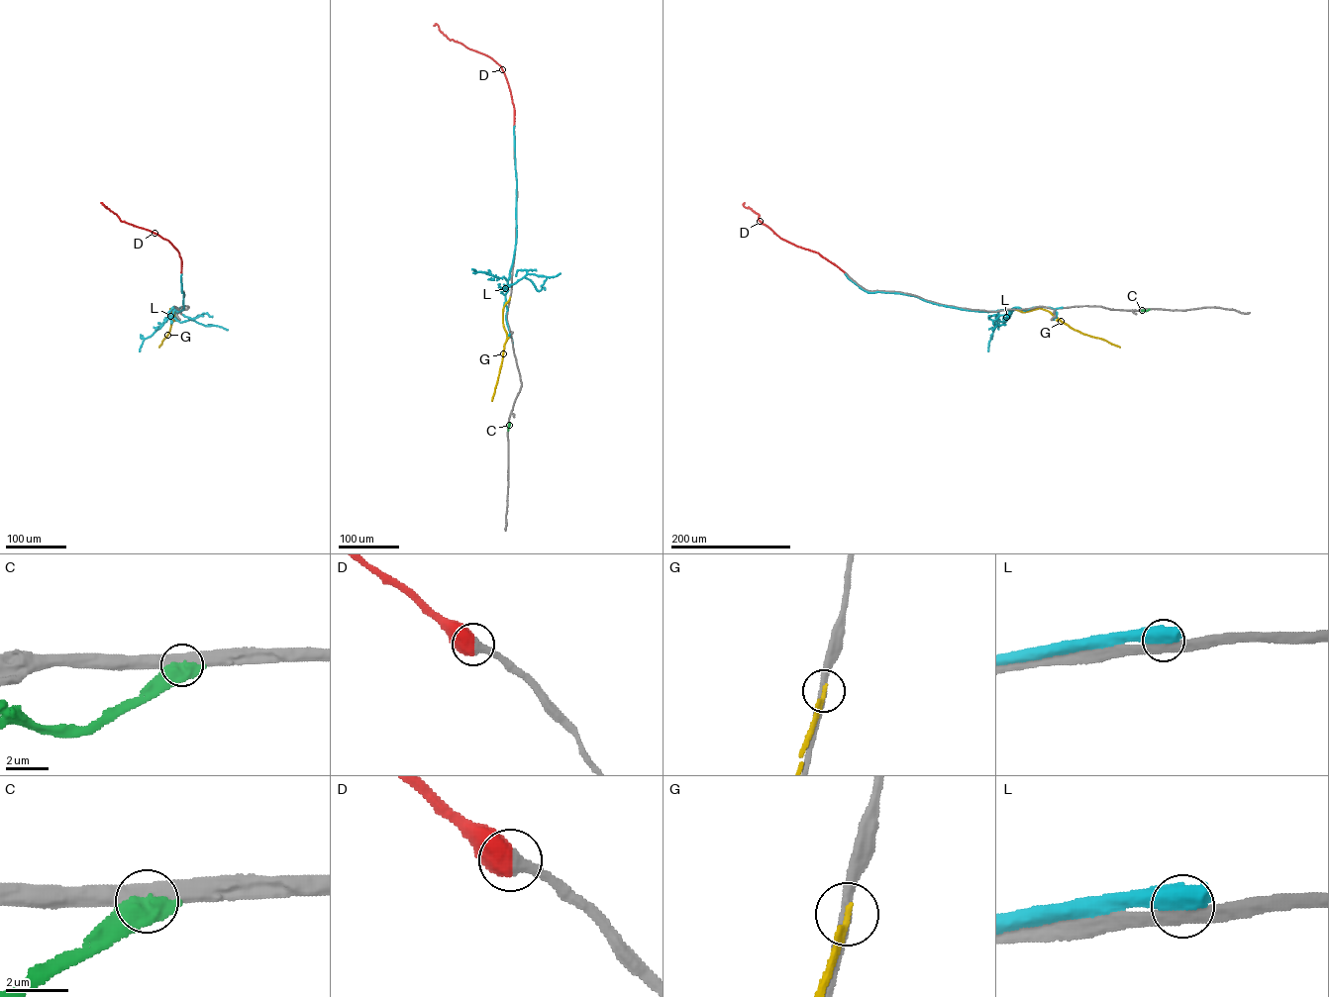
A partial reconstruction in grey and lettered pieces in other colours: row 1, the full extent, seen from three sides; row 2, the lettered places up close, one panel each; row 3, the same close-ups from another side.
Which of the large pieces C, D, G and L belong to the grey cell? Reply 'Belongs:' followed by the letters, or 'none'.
Belongs: D

